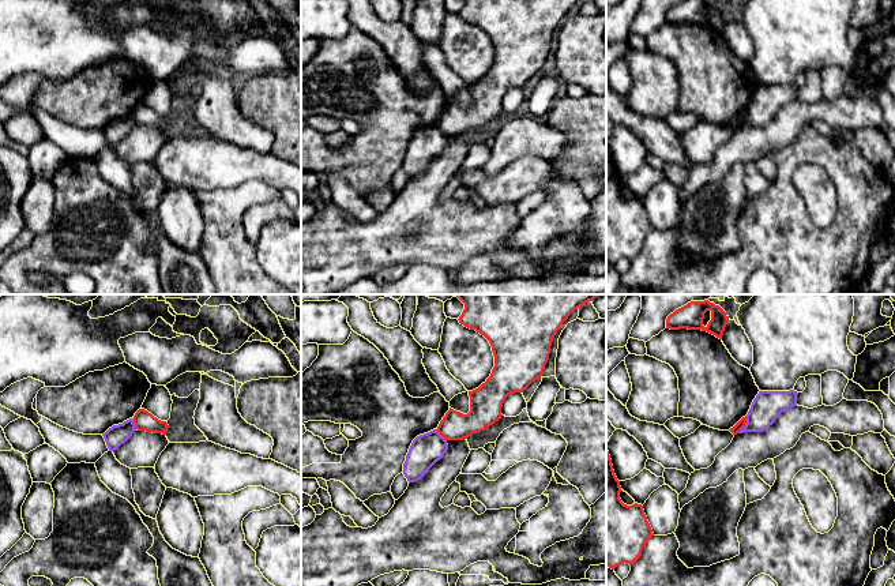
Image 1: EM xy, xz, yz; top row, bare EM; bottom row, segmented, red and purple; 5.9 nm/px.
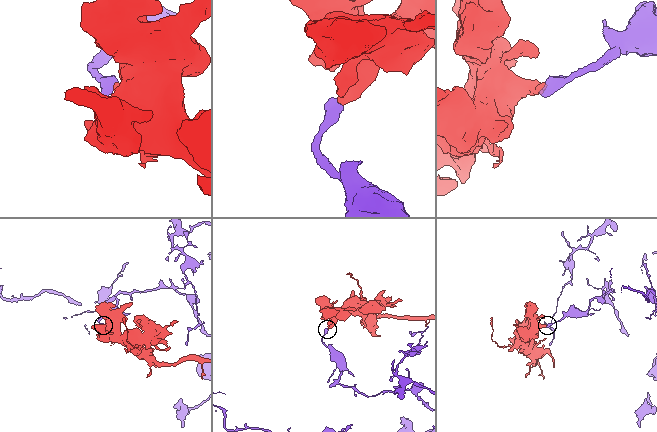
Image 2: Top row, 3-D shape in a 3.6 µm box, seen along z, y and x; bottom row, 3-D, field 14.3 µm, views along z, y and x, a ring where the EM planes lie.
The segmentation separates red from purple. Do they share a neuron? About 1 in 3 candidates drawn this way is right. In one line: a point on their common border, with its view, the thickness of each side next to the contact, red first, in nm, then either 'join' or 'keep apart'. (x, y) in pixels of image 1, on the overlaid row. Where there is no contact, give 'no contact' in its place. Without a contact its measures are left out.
yz (745, 423) | 50/180 nm | keep apart

